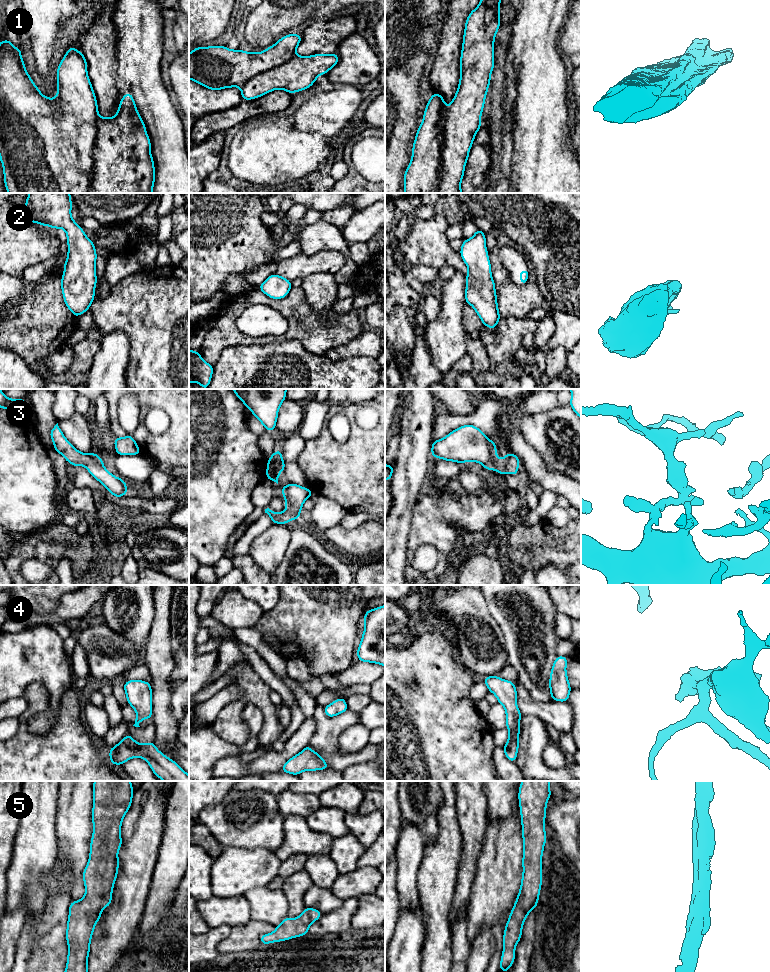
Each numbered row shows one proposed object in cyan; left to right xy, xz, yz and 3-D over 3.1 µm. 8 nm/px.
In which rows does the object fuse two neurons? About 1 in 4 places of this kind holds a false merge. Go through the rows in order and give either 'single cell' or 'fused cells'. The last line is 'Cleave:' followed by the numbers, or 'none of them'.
1: fused cells
2: single cell
3: single cell
4: single cell
5: single cell
Cleave: 1

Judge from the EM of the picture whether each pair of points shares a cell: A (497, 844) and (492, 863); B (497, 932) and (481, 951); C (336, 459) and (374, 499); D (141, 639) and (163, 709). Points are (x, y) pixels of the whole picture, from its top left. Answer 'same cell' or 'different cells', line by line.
A: same cell
B: same cell
C: same cell
D: different cells

